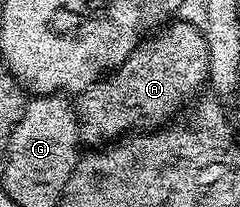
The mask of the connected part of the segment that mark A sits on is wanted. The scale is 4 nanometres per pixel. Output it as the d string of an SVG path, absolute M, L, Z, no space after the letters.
M181 19L161 27L155 34L141 40L140 45L130 54L130 58L126 58L126 62L113 68L103 80L99 80L97 84L91 84L86 91L75 97L74 107L76 119L80 122L81 141L88 146L104 146L119 140L121 136L135 134L141 130L165 127L173 119L171 116L191 96L198 95L200 87L209 83L209 66L210 50L201 29Z

